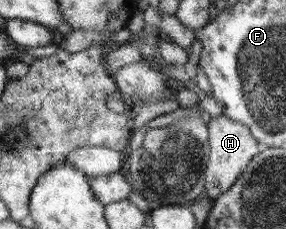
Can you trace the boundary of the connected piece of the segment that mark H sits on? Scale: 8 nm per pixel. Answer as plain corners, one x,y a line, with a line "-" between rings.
227,116
213,117
206,124
208,127
209,159
205,163
205,194
217,198
231,189
237,177
245,171
251,157
261,153
262,146
251,134
251,130
241,123
230,120

